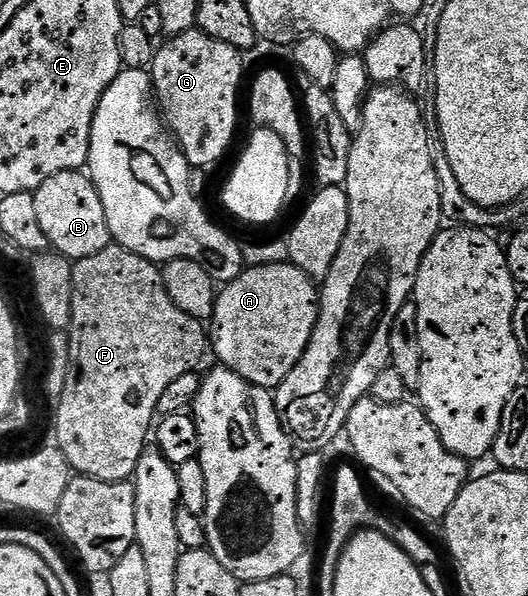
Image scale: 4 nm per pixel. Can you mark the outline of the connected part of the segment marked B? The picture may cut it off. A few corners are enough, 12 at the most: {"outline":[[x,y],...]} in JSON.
{"outline":[[86,172],[45,179],[37,220],[54,252],[77,262],[112,244]]}

